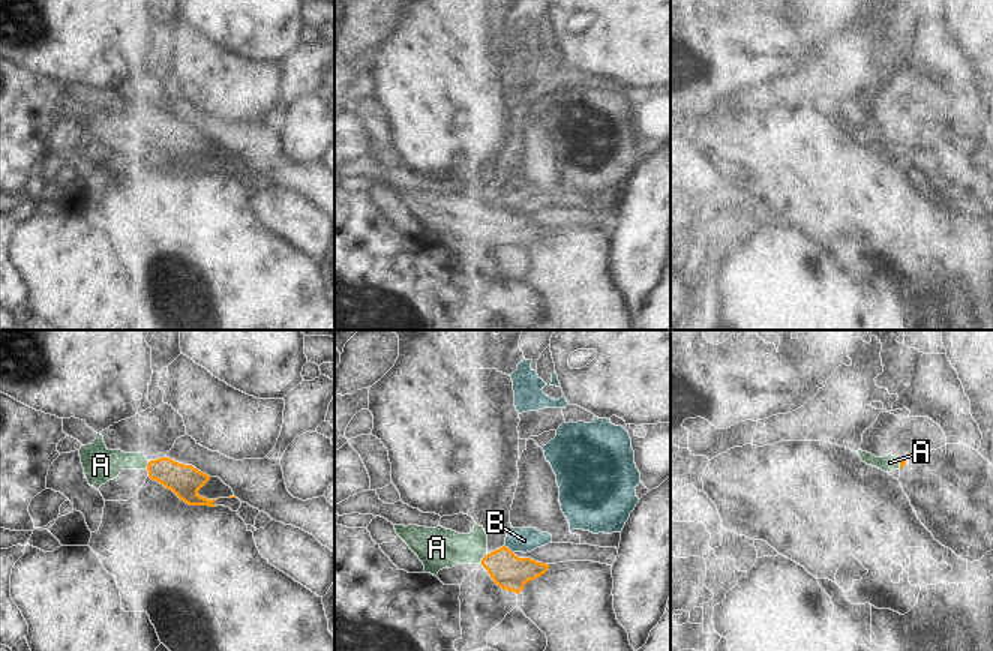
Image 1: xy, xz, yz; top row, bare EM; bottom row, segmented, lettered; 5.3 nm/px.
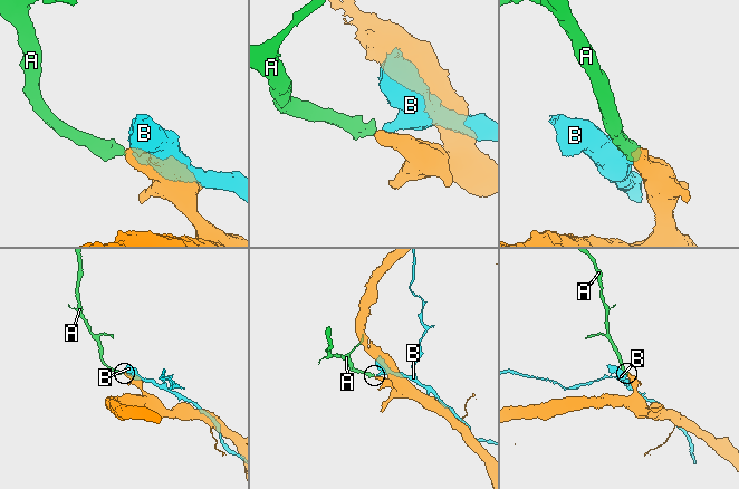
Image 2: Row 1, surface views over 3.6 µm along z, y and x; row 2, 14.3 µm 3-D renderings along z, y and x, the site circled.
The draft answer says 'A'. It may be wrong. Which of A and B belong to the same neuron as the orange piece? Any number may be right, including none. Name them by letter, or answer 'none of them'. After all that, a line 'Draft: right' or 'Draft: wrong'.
A.
Draft: right

